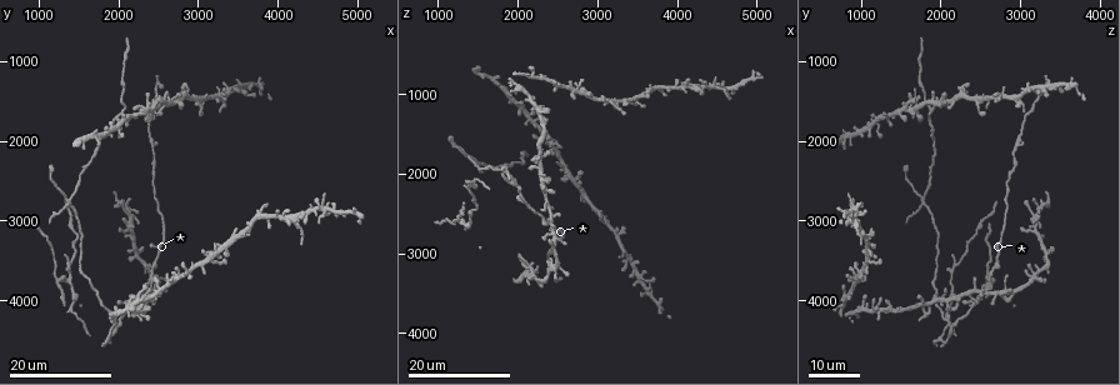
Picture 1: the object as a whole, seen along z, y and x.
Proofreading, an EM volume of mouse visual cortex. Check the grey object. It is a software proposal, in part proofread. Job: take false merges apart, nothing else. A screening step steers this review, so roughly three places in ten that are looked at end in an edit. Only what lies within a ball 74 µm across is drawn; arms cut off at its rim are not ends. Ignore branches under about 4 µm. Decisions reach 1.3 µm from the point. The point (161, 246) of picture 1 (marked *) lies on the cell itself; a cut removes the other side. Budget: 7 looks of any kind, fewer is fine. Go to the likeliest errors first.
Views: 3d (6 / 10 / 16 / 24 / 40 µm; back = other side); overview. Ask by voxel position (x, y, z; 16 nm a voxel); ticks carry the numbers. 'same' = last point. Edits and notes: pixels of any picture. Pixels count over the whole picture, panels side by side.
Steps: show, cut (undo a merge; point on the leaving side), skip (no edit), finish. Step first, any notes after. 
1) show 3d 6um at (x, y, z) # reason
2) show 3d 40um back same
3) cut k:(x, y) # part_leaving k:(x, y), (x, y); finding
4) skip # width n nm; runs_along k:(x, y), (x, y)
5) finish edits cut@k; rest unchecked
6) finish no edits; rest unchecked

show 3d 24um at (2000, 4350, 2100)

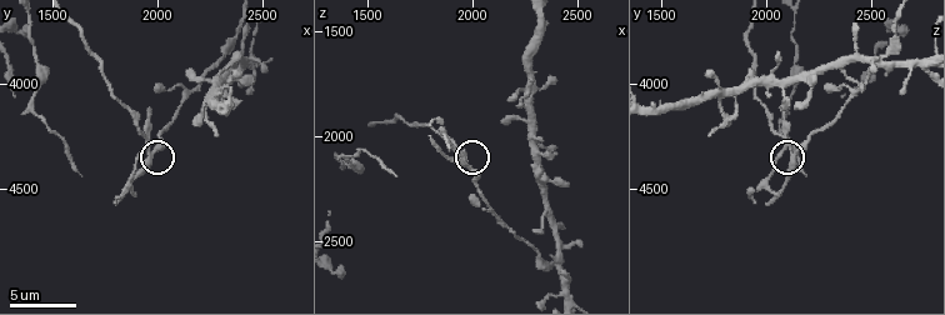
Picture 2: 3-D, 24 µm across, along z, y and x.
show 3d 10um at (1960, 4320, 2120)

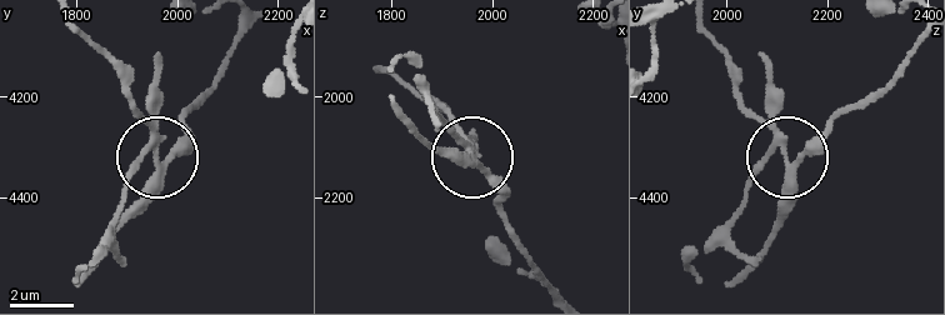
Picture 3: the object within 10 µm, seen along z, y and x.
cut 3:(158, 89) # width 260 nm; part_leaving 3:(156, 138), (124, 191), (115, 224), (121, 261); a second cell is stuck on

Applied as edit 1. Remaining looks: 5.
show overview

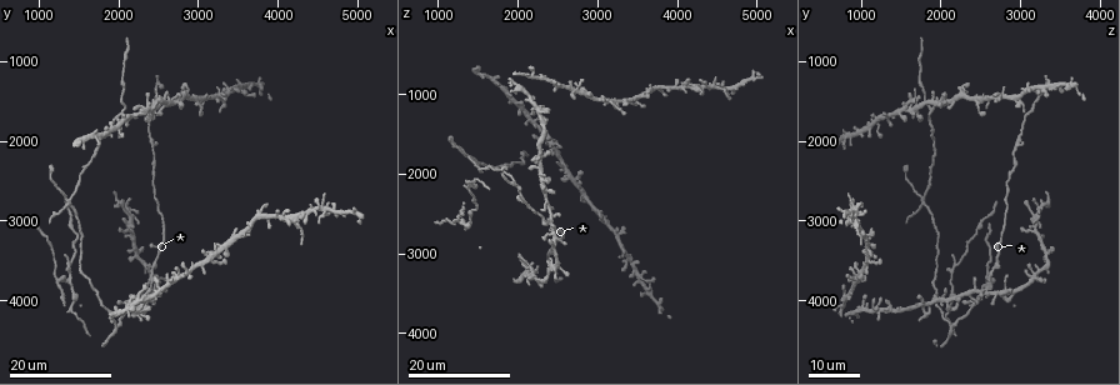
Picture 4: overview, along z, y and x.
show 3d 16um at (4200, 3000, 900)

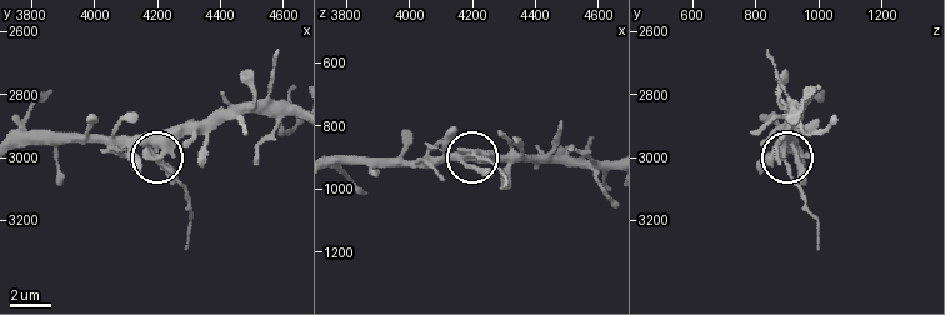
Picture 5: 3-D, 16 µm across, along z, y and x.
show 3d 10um at (4210, 3010, 890)

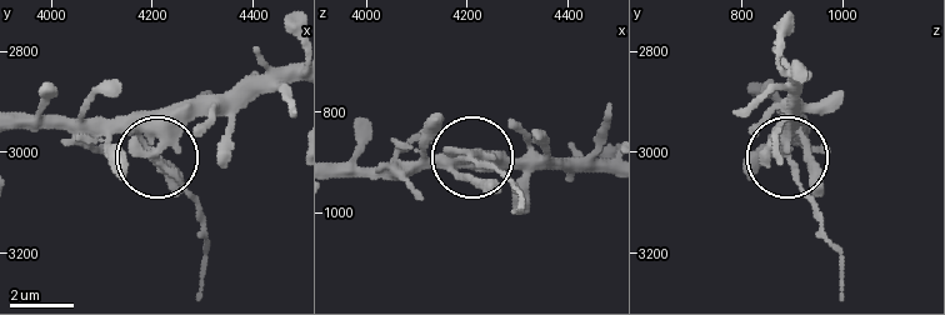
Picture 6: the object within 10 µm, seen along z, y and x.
skip # side_arm 5 um; one cell here

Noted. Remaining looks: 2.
show 3d 16um at (1400, 2750, 1750)

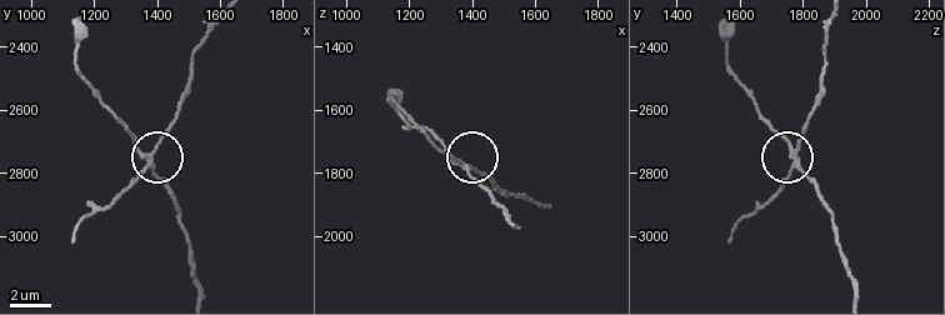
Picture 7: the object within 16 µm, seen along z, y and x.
show 3d 6um at (1370, 2750, 1770) # zoom in

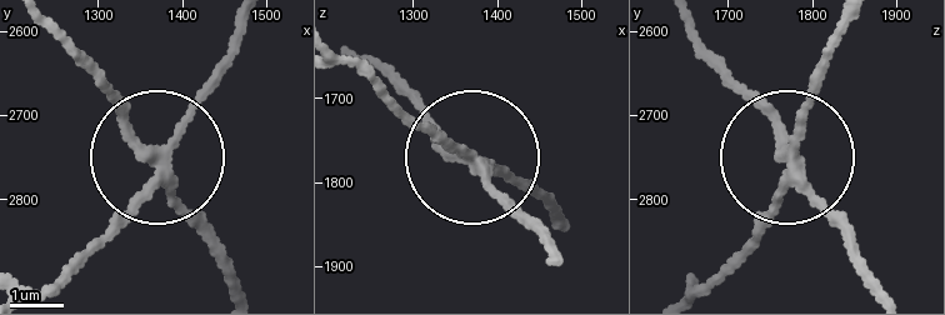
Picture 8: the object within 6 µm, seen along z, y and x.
cut 8:(116, 219) # arms 4; two cells meet here

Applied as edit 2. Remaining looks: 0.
finish edits cut@3, cut@8; rest unchecked

